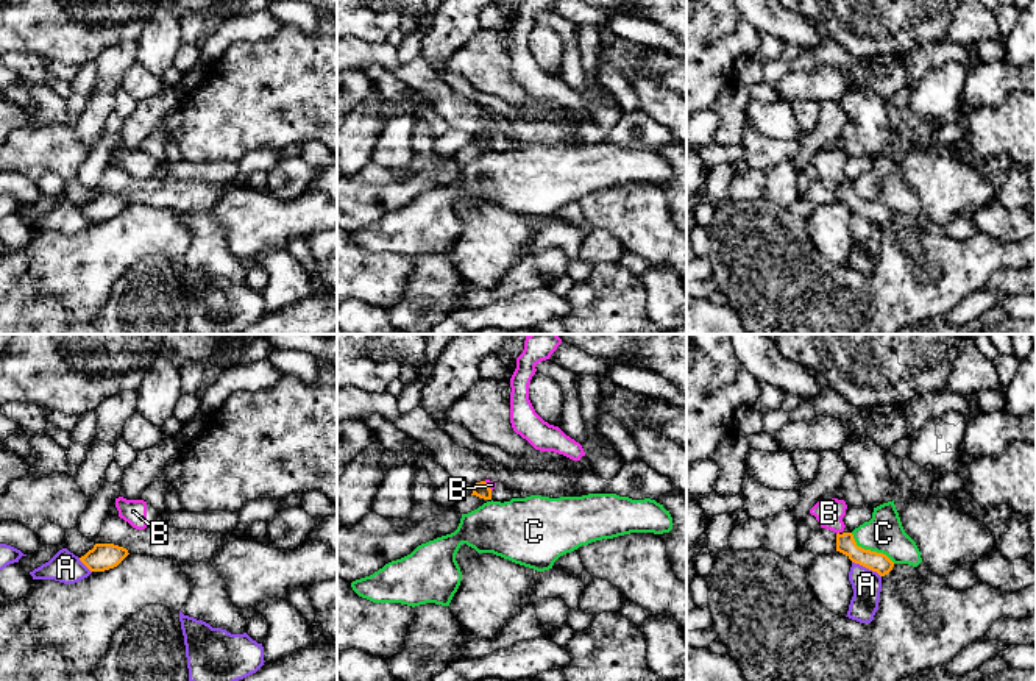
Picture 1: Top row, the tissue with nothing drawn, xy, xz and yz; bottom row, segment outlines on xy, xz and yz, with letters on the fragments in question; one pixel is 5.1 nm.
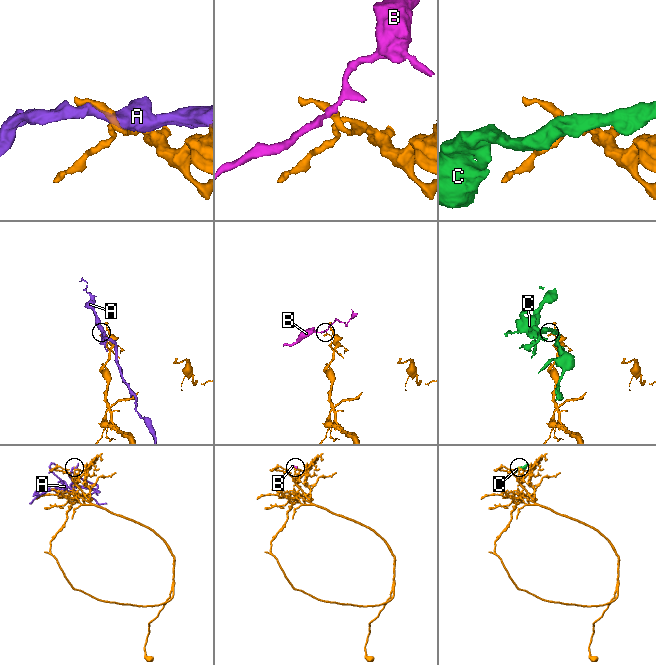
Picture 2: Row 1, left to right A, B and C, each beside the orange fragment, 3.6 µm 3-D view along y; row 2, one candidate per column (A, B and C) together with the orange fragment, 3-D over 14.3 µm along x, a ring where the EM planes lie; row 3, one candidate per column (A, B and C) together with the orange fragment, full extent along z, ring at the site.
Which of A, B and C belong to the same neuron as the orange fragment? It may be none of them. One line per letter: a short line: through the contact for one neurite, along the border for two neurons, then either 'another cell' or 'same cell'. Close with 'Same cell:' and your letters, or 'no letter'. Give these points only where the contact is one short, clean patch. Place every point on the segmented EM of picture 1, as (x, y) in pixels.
A: another cell
B: line xz (484, 481), (492, 489); another cell
C: line yz (851, 533), (858, 545), (882, 552), (894, 563); another cell
Same cell: no letter

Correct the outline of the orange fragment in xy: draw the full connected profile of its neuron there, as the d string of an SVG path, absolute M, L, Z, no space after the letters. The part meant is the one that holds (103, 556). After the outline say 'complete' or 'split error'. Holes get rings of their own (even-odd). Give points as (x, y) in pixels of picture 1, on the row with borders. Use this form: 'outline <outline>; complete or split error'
outline M95 544L80 561L90 572L105 572L117 567L126 556L128 550L114 544Z; complete

